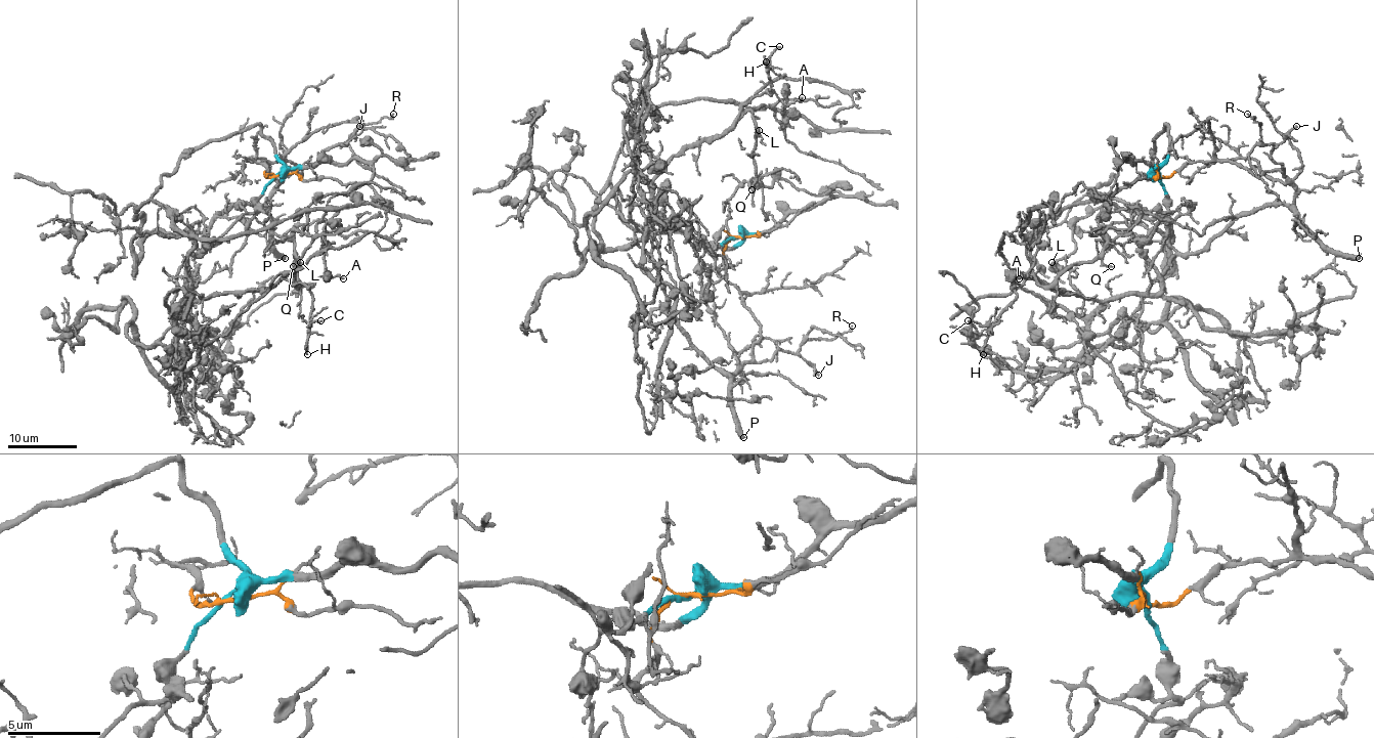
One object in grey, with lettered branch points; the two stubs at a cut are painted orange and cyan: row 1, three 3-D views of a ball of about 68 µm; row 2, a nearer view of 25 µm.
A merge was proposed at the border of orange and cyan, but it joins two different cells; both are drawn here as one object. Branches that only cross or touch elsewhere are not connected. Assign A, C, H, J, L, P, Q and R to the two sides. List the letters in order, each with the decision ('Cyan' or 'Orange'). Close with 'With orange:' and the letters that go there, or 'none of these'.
A: Cyan
C: Cyan
H: Cyan
J: Orange
L: Cyan
P: Orange
Q: Cyan
R: Orange
With orange: J, P, R

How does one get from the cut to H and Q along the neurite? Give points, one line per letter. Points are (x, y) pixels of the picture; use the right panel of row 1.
H: (1160, 174), (1165, 124), (1153, 167), (1128, 184), (1024, 237), (1029, 210), (1034, 265), (983, 354)
Q: (1160, 174), (1165, 124), (1140, 177), (1024, 237), (1029, 212), (1038, 250), (1014, 286), (1112, 267)

